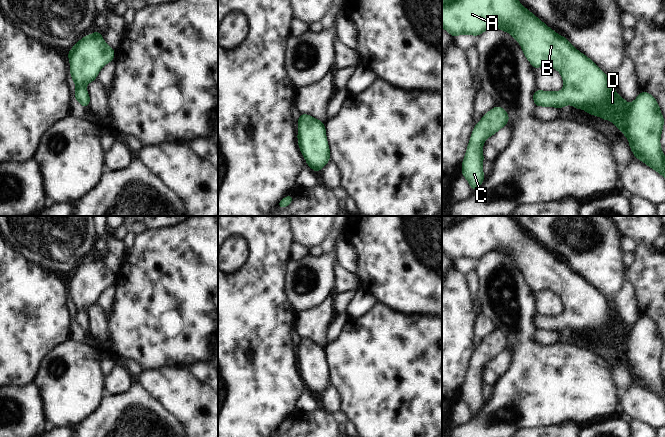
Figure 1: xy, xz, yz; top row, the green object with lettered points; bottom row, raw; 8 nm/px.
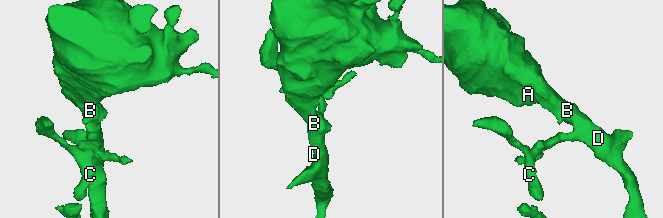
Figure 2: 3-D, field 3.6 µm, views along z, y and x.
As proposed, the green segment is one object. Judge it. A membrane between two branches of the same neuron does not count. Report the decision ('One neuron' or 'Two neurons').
One neuron.

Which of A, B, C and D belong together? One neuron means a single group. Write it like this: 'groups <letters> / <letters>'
groups A B C D

